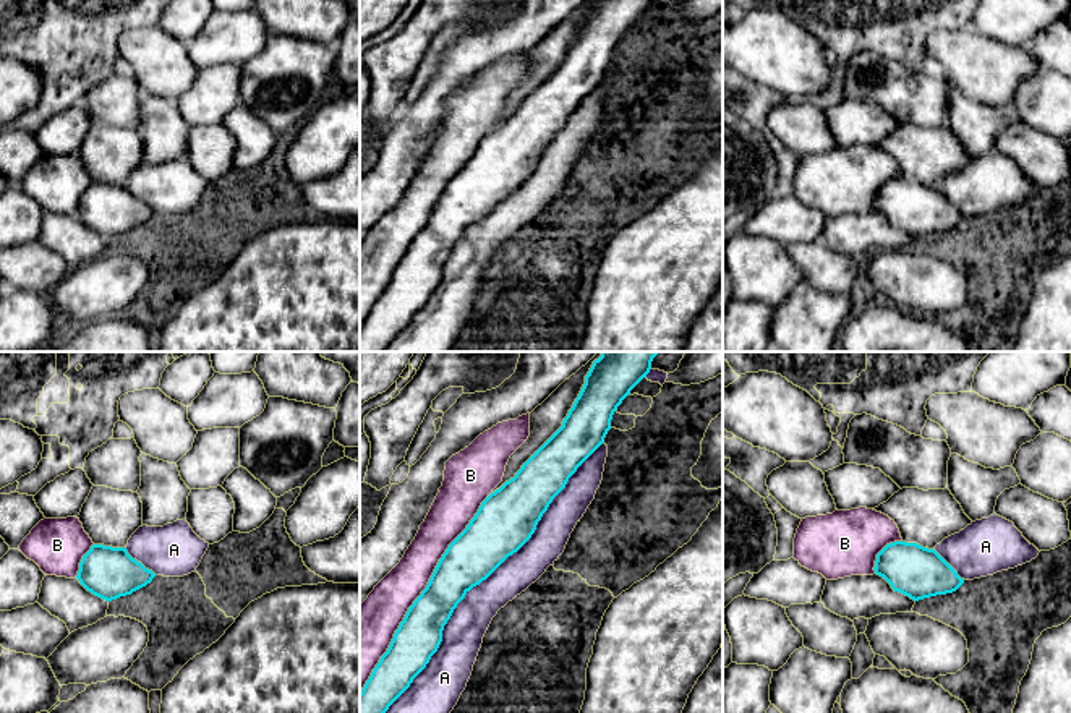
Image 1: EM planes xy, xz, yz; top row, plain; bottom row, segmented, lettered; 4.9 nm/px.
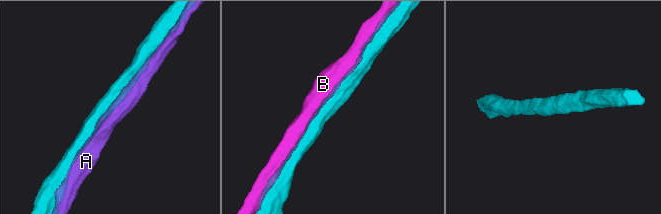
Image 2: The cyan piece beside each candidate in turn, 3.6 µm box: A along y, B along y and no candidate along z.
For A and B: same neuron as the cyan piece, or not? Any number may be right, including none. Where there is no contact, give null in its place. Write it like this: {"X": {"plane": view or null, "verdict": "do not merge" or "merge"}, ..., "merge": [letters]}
{"A": {"plane": "xz", "verdict": "do not merge"}, "B": {"plane": "xz", "verdict": "do not merge"}, "merge": []}

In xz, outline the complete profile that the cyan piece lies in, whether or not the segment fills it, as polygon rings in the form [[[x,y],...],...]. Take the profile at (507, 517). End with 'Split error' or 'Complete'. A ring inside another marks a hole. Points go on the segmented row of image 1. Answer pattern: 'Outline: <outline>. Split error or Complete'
Outline: [[[601,352],[562,426],[522,465],[514,478],[491,493],[467,528],[449,544],[426,588],[408,608],[387,651],[360,692],[360,713],[386,713],[426,668],[442,642],[442,630],[465,595],[486,580],[535,533],[553,499],[577,468],[604,442],[611,420],[622,400],[651,369],[659,352]]]. Complete

